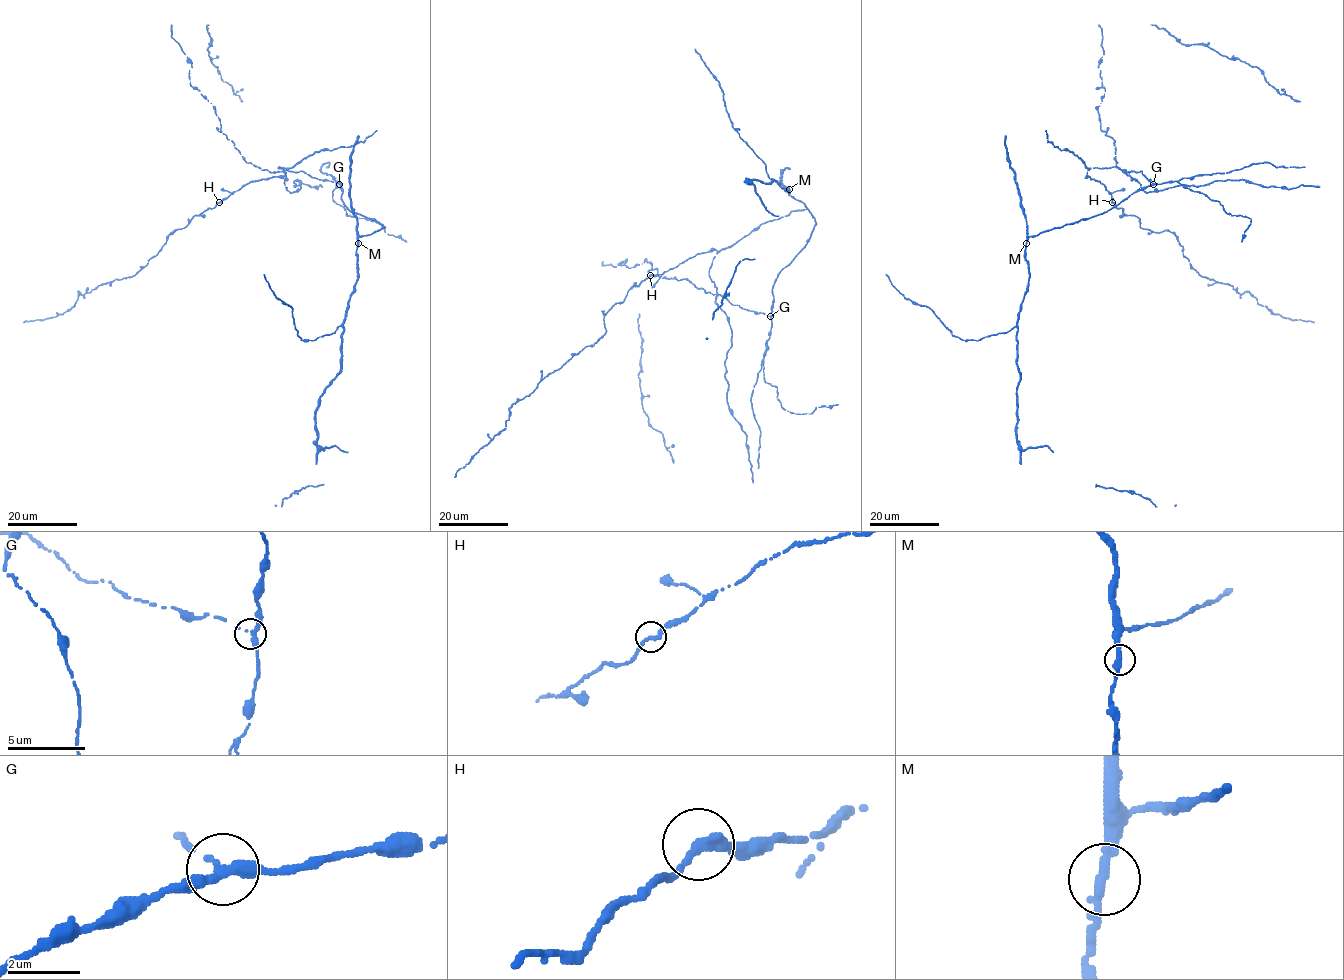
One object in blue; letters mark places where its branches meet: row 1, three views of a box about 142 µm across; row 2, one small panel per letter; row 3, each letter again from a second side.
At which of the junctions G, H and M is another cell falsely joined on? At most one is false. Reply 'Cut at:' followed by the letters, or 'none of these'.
Cut at: none of these

